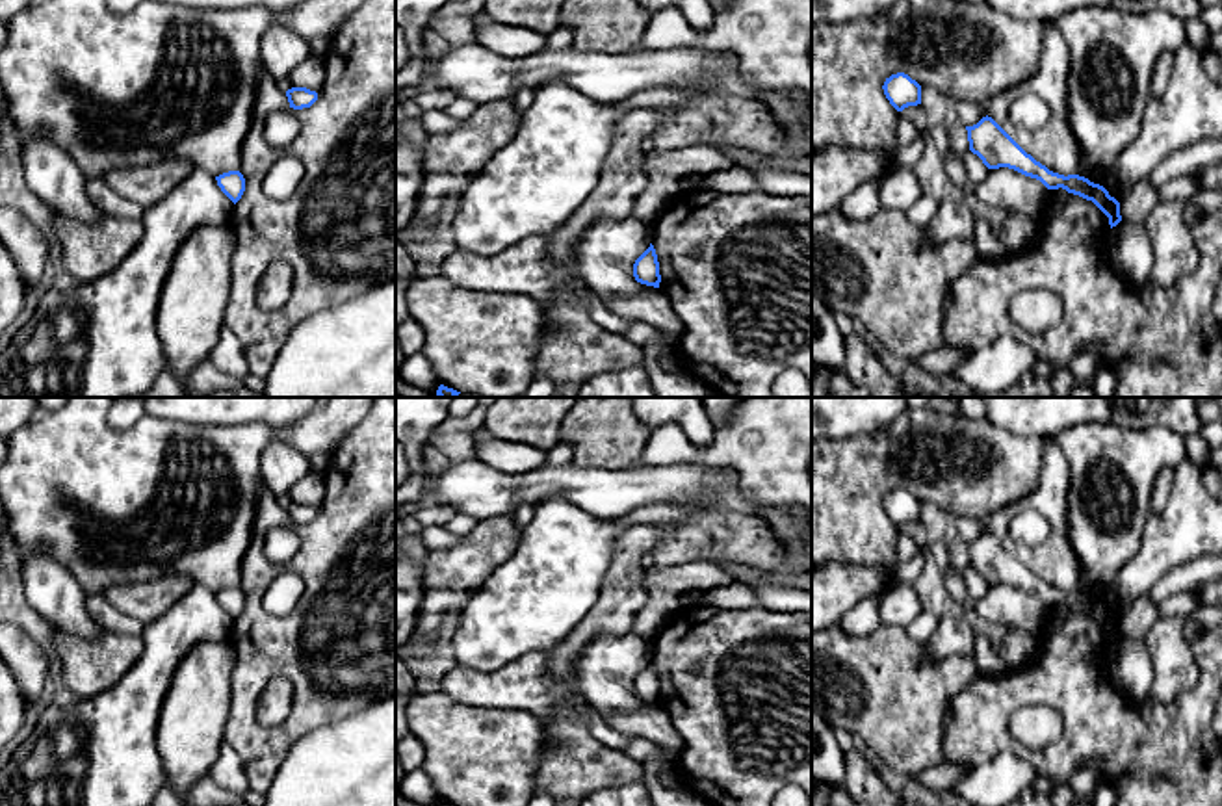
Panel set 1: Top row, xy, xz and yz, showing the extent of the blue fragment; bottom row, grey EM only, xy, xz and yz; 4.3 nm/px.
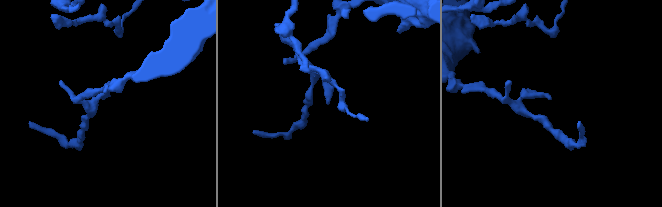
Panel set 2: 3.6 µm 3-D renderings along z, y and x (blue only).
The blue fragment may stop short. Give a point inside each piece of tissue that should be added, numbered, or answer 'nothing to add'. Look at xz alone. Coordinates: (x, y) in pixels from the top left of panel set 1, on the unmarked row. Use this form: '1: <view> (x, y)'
nothing to add

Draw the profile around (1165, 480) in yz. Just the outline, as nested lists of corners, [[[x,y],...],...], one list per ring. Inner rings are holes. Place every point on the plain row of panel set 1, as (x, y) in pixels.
[[[1166,466],[1164,470],[1159,472],[1159,475],[1153,481],[1153,492],[1150,496],[1150,511],[1151,513],[1161,513],[1168,496],[1170,488],[1174,485],[1176,470],[1172,466]]]

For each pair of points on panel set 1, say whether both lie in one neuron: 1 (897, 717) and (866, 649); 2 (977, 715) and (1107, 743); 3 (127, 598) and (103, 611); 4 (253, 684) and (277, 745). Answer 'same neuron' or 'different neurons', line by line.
1: same neuron
2: same neuron
3: different neurons
4: same neuron

